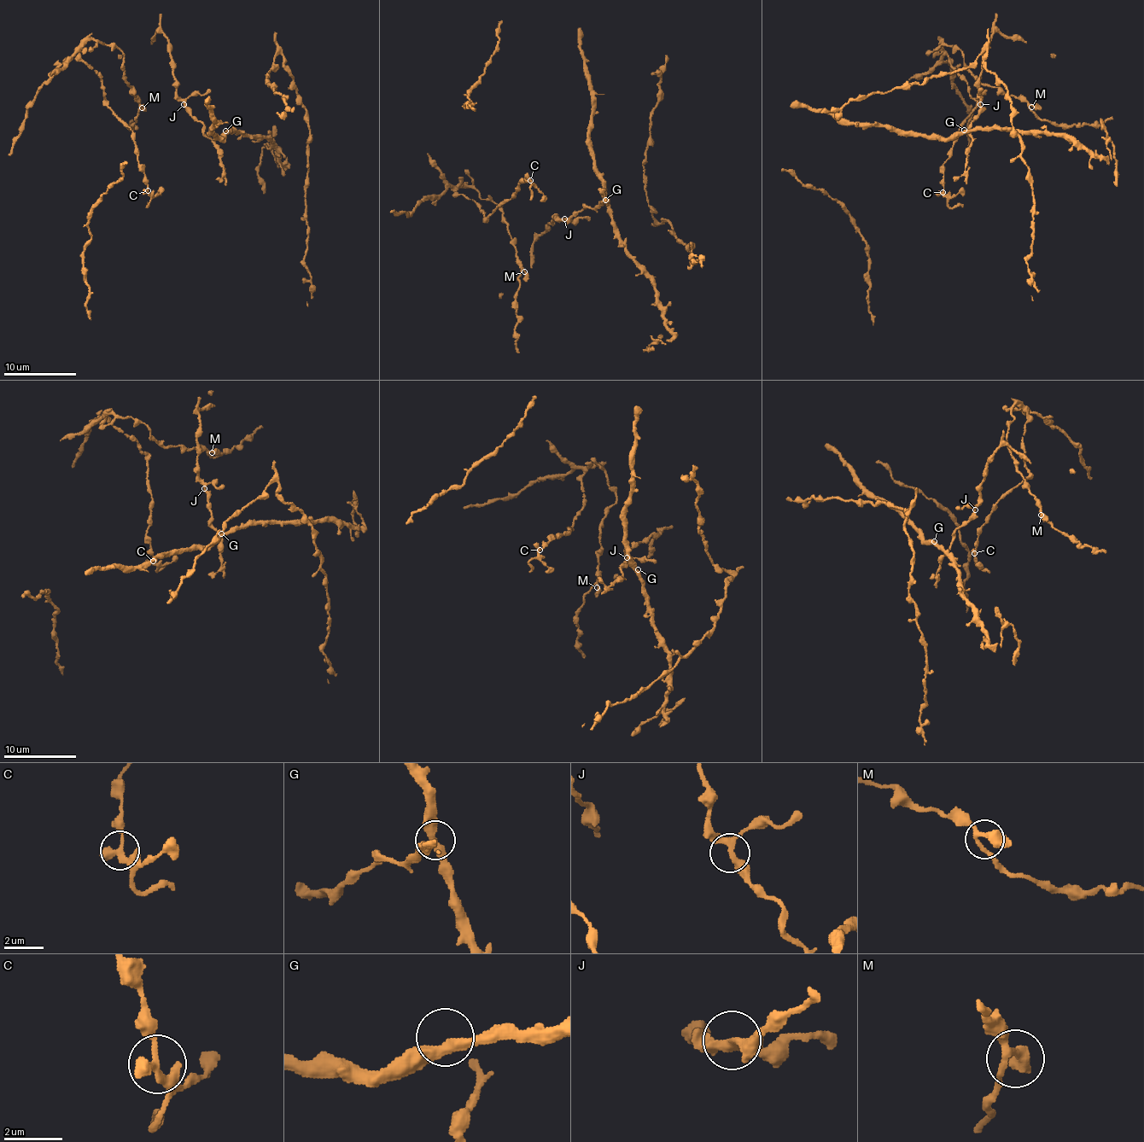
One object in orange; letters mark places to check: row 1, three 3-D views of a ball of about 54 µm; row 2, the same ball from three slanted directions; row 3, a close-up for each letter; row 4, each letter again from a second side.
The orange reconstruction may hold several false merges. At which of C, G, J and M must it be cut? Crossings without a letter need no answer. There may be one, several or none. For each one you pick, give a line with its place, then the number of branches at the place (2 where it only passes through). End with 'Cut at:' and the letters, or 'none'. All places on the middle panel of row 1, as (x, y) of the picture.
Cut at: none

